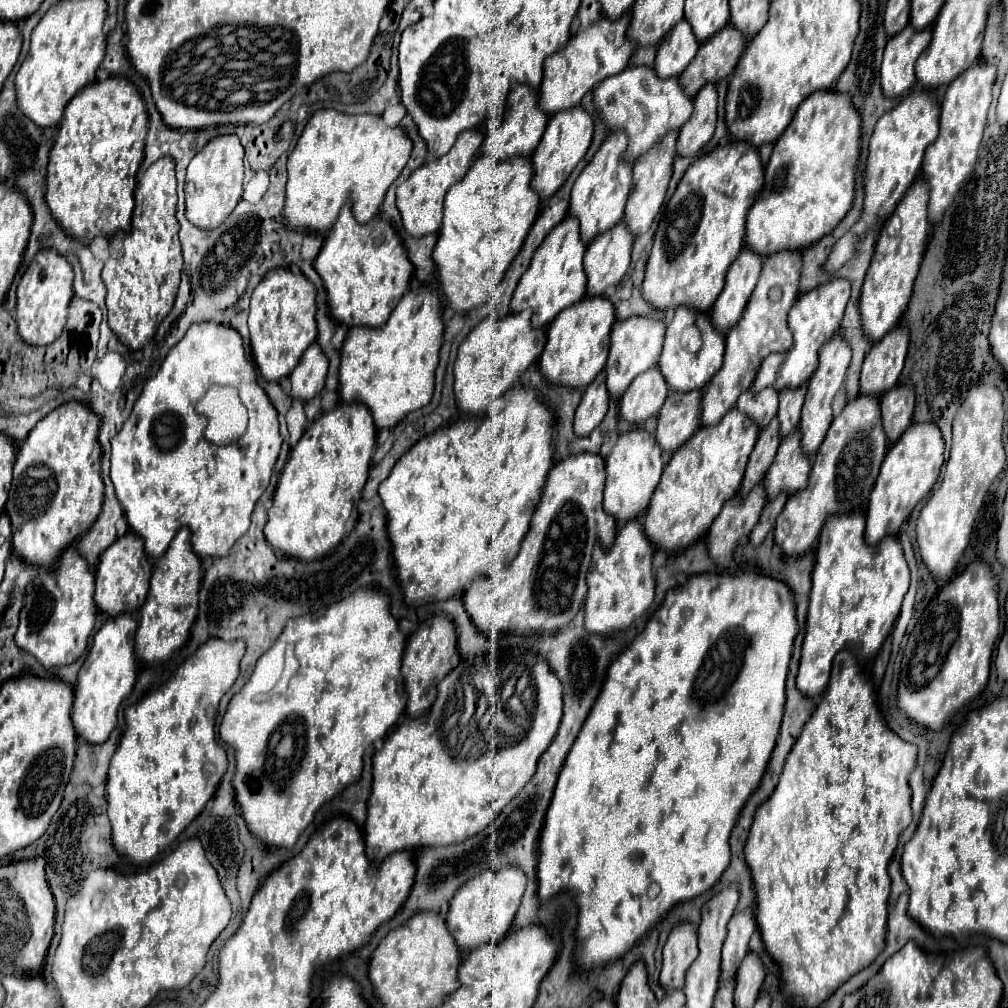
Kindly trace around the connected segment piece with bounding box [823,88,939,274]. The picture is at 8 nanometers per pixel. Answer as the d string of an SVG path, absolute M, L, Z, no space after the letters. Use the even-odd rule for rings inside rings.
M919 88L909 94L909 98L901 100L891 112L881 116L881 122L877 122L871 144L869 144L869 156L863 170L863 184L865 184L865 200L859 220L853 224L853 228L843 234L831 248L823 270L833 274L837 272L845 262L849 262L857 254L857 246L867 230L877 230L885 224L885 220L893 214L897 202L903 198L903 194L909 190L909 186L915 182L925 150L927 146L937 138L939 134L939 104L935 100L935 94Z

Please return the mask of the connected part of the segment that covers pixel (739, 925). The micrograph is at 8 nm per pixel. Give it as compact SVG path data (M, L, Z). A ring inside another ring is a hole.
M737 912L729 920L727 938L723 944L723 962L721 962L721 982L735 978L739 964L743 962L751 934L755 932L757 922L753 912Z

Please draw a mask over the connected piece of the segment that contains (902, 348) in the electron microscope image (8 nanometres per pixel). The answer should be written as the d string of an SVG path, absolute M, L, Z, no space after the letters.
M903 324L873 344L873 350L867 354L861 370L861 394L881 396L897 384L907 356L907 346L909 332Z

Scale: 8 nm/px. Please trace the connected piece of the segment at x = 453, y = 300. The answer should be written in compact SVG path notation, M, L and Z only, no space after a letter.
M477 158L463 180L445 194L445 216L439 230L433 262L439 272L445 302L455 312L467 312L493 298L497 284L519 254L529 228L533 226L541 198L531 188L533 168L529 158L493 162Z

